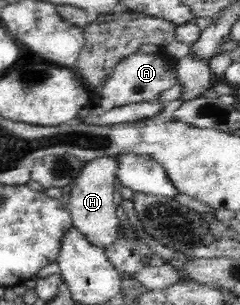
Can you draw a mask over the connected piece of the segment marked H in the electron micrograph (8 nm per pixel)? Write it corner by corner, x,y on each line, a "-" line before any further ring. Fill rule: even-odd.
98,158
92,160
82,168
79,178
68,189
71,194
67,206
73,221
73,226
86,235
88,242
98,248
105,249
114,244
120,237
116,204
113,195
118,190
116,179
117,162
114,158

